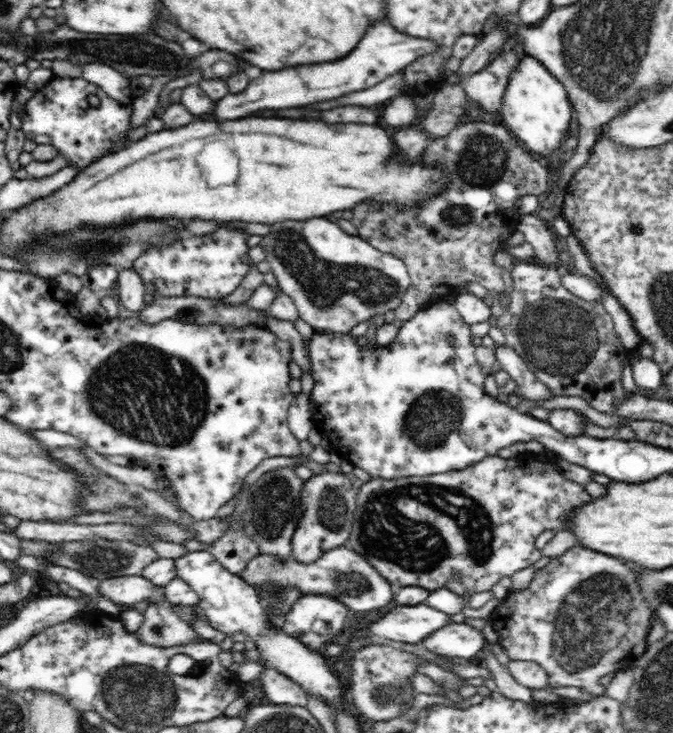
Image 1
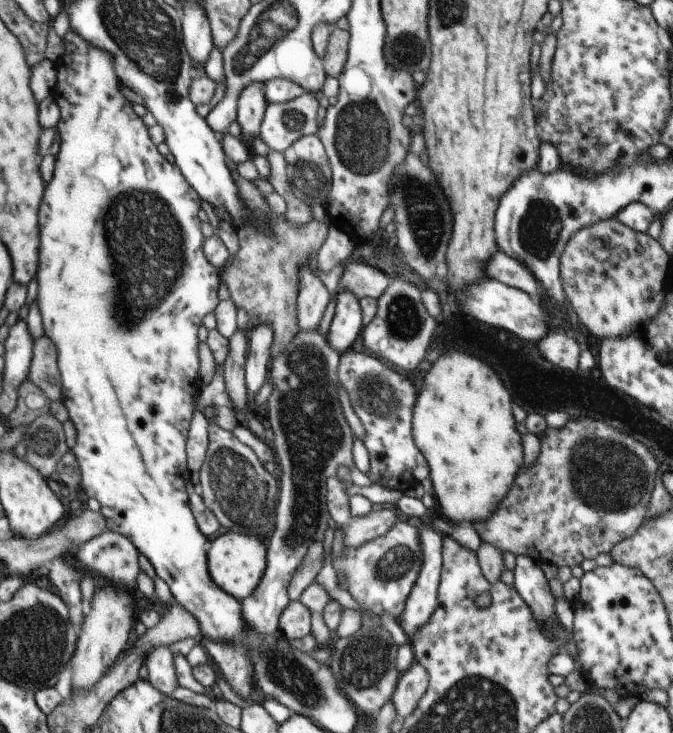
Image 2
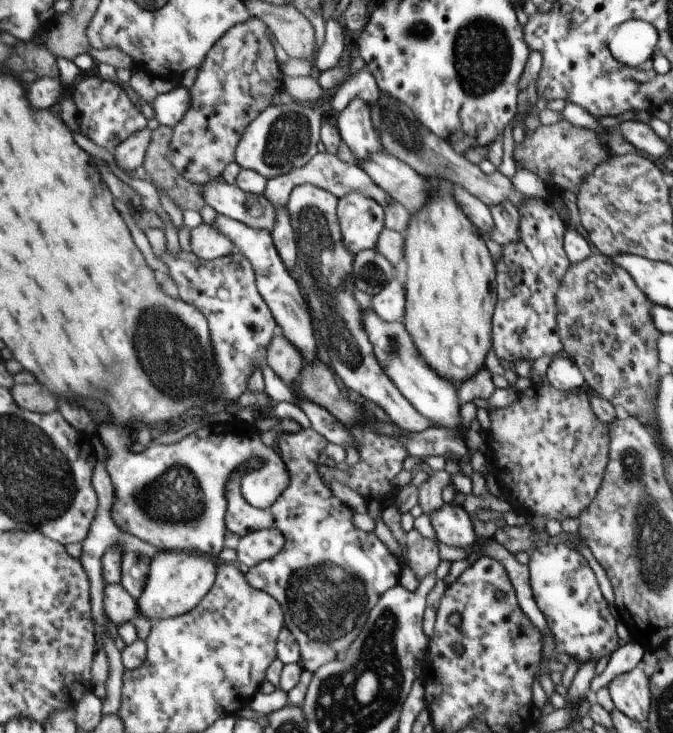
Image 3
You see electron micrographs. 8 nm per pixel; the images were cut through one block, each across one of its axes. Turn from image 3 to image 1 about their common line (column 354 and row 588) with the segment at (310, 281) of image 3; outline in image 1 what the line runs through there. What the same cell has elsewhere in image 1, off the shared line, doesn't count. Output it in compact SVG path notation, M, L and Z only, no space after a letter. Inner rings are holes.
M346 546L327 551L317 562L310 564L296 561L294 556L282 561L272 555L258 554L239 576L254 588L260 585L276 585L289 590L291 586L297 586L301 594L325 594L334 597L360 615L384 608L394 600L394 586L386 581L366 558Z

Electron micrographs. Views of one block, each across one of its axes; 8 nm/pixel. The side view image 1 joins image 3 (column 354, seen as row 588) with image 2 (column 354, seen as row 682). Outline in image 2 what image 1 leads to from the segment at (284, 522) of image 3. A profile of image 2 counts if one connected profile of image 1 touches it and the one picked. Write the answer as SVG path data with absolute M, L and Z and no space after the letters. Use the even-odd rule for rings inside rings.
M396 521L386 534L365 542L360 548L345 548L342 558L333 558L333 565L336 571L347 576L348 591L362 611L372 610L376 616L390 613L398 617L423 565L419 526L412 521Z

